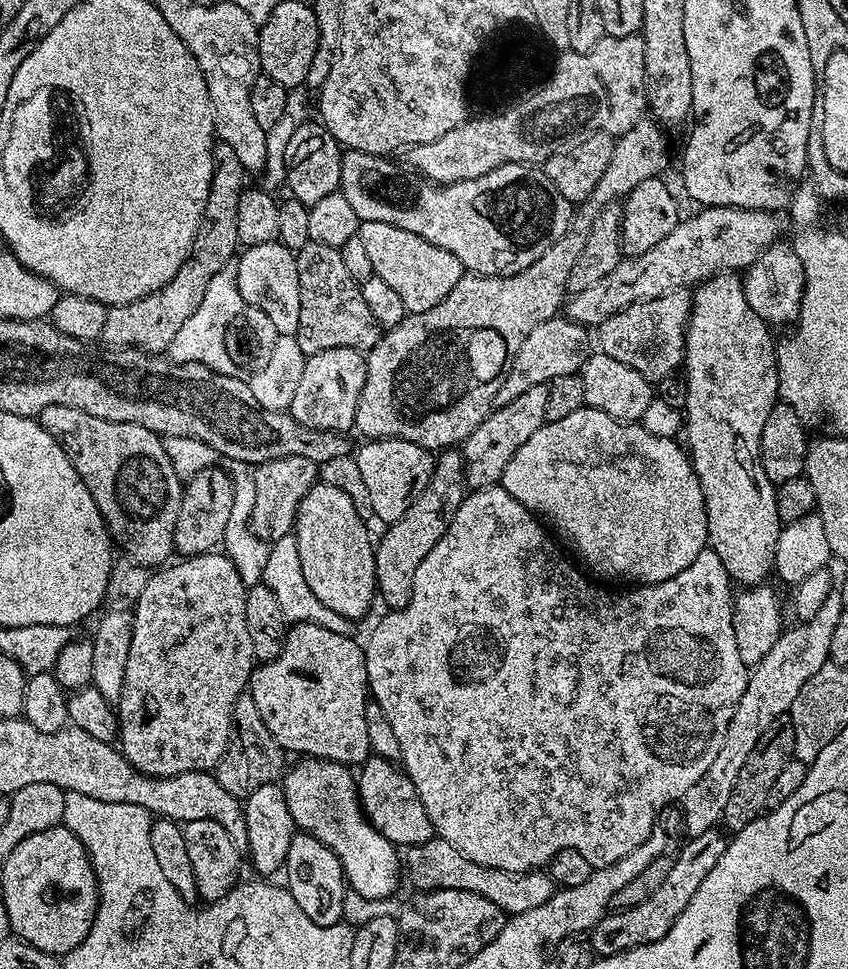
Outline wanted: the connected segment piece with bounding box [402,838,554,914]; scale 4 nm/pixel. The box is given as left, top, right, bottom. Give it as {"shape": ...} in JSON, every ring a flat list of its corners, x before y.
{"shape":[[433,838,424,844,415,844,403,853,402,860,406,865,406,876,412,879,413,889,431,890,433,888,453,888,454,890,470,890,474,894,482,894,482,898,490,898,494,906,498,906,505,914,515,914,534,910,534,906,542,906,546,898,554,891,554,881,547,871,507,872,490,866,478,866,478,862,470,862,450,842]]}

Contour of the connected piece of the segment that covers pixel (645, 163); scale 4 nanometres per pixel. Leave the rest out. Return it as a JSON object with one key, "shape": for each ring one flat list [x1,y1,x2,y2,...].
{"shape":[[644,126,630,129,613,143,610,166,606,166,606,174,602,174,591,198,575,209,570,231,542,254,538,262,521,272,502,276,465,274,438,306,407,313,401,324,387,329,380,341,366,352,366,380,356,406,355,431,360,431,364,438,409,440,429,450,443,450,463,442,493,411,494,394,498,394,498,386,502,386,502,378,514,354,518,354,518,346,526,342,526,334,530,334,534,326,553,319,559,308,561,311,568,292,570,270,574,270,574,262,578,262,578,254,582,254,590,226,601,208,625,197,638,182,660,176,665,164,664,144,659,134,647,132]]}

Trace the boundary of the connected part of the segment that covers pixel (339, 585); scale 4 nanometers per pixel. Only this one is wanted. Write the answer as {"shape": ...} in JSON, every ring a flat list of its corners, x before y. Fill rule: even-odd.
{"shape":[[317,482,312,485,307,493,301,498,300,505,296,507,296,519,294,521,294,535,296,537,296,545,298,546,298,562,302,562,302,578,306,578,306,586,310,586,310,590,314,594,314,598,318,598,318,602,322,602,330,611,335,612,337,617,344,618,349,616,350,619,356,620,359,616,364,616,368,612,370,602,376,596,376,555,375,545,372,537,368,532,369,525,362,518,358,518,358,510,354,510,354,502,350,502,347,494,342,494,342,490,337,490,335,486,330,486,323,482]]}

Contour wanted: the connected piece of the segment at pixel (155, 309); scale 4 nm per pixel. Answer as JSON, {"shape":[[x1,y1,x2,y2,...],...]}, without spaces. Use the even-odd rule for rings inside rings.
{"shape":[[220,142,212,150,212,181,210,194,206,198,204,216,200,220,200,229,192,243,192,253,186,258,184,265,156,292,146,294,129,304,114,304,108,308,103,343,108,346,131,346,143,348,153,354,167,353,170,342,174,342,174,334,182,330,186,318,202,306,202,298,206,294,206,286,222,266,233,259,240,239,238,238,238,202,241,192,245,191,244,176,246,169,238,162,238,154,230,150,230,146]]}

